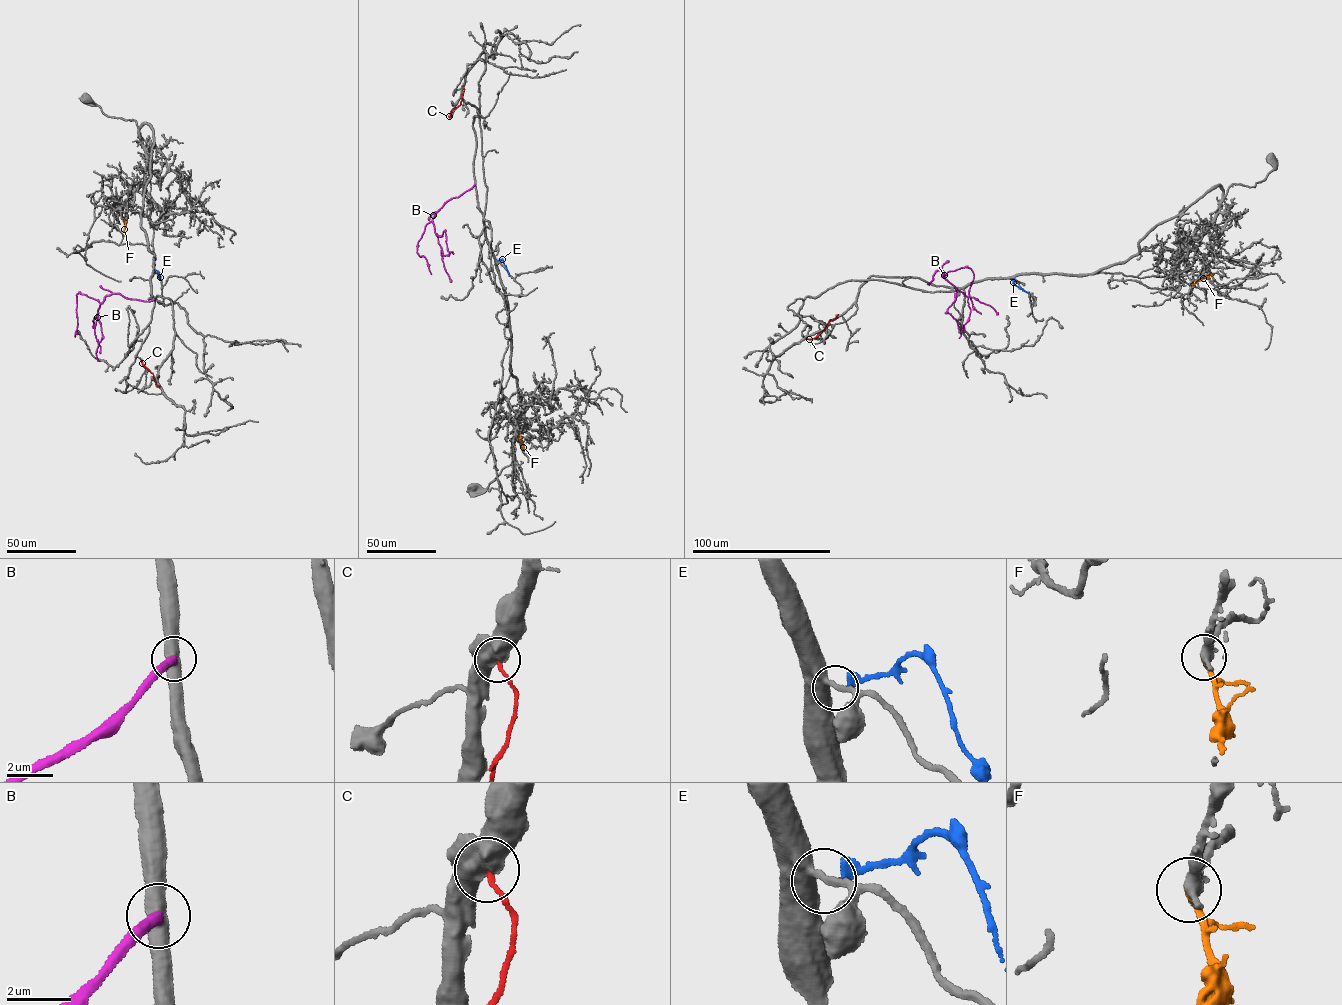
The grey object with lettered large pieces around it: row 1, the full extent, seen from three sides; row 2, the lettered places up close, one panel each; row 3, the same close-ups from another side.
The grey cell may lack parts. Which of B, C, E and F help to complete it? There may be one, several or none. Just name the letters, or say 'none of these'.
none of these

